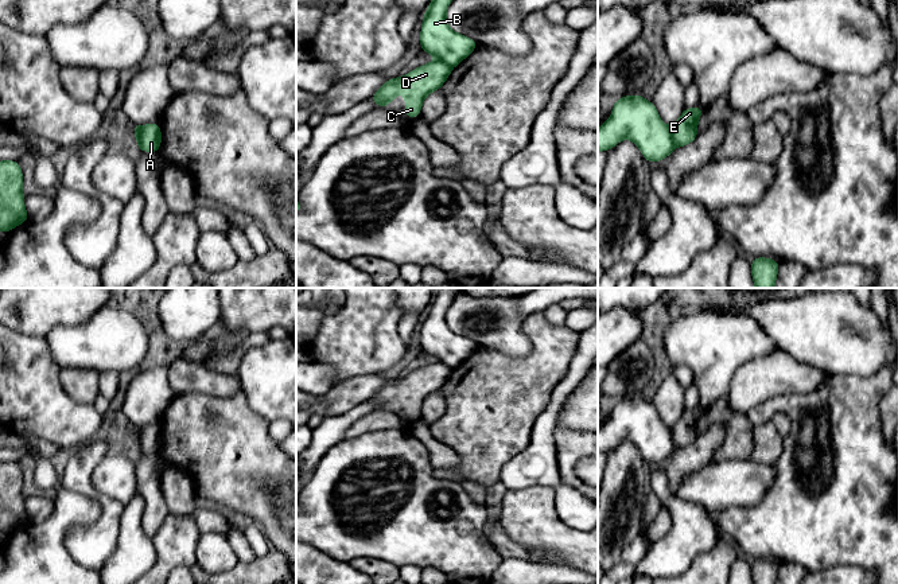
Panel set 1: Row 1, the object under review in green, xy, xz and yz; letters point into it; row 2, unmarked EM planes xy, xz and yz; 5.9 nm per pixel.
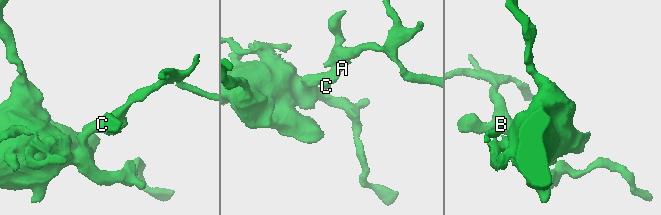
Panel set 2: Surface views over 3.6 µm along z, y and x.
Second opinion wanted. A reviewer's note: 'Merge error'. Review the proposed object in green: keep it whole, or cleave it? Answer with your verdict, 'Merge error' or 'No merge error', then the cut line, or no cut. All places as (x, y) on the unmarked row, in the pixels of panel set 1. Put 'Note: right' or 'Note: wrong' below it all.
Merge error. Split along yz (671, 428), (676, 447)
Note: right

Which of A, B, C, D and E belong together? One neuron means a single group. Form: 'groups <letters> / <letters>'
groups A B / C D E

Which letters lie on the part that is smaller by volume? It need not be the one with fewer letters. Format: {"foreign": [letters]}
{"foreign": ["A", "B"]}

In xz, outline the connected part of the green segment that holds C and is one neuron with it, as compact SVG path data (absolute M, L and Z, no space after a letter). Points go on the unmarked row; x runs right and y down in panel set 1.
M443 362L419 367L404 378L388 379L386 384L369 400L377 409L388 409L392 401L403 393L405 397L405 418L419 420L424 400L442 390L452 369Z

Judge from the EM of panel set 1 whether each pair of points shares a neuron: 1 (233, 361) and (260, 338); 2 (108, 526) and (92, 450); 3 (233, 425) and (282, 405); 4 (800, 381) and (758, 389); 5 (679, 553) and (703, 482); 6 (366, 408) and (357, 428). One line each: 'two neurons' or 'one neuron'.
1: one neuron
2: one neuron
3: two neurons
4: one neuron
5: two neurons
6: two neurons

